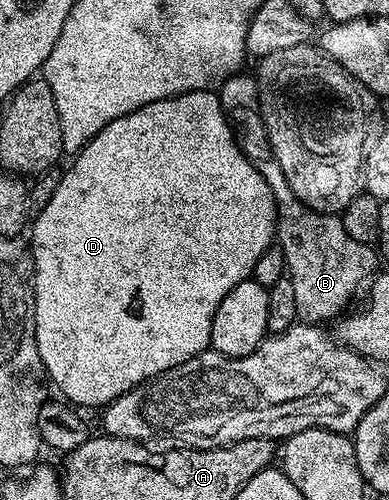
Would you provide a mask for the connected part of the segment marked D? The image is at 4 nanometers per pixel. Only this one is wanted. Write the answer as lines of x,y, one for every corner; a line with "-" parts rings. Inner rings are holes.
213,89
188,91
182,95
172,95
170,99
151,101
151,105
143,105
111,121
102,131
95,133
95,137
89,139
82,151
72,156
70,163
73,164
69,168
64,168
59,189
55,189
51,201
47,201
43,210
36,212
31,223
35,341
39,345
39,357
45,366
48,382
53,382
66,395
62,396
70,404
81,409
101,409
114,403
132,387
153,379
167,369
183,365
183,361
209,347
211,321
215,317
215,309
219,309
219,301
223,301
223,297
227,297
235,285
250,278
255,269
255,261
259,261
259,257
263,257
263,253
274,246
277,207
273,204
273,194
267,181
263,181
253,160
239,146
231,120
221,108
221,96

